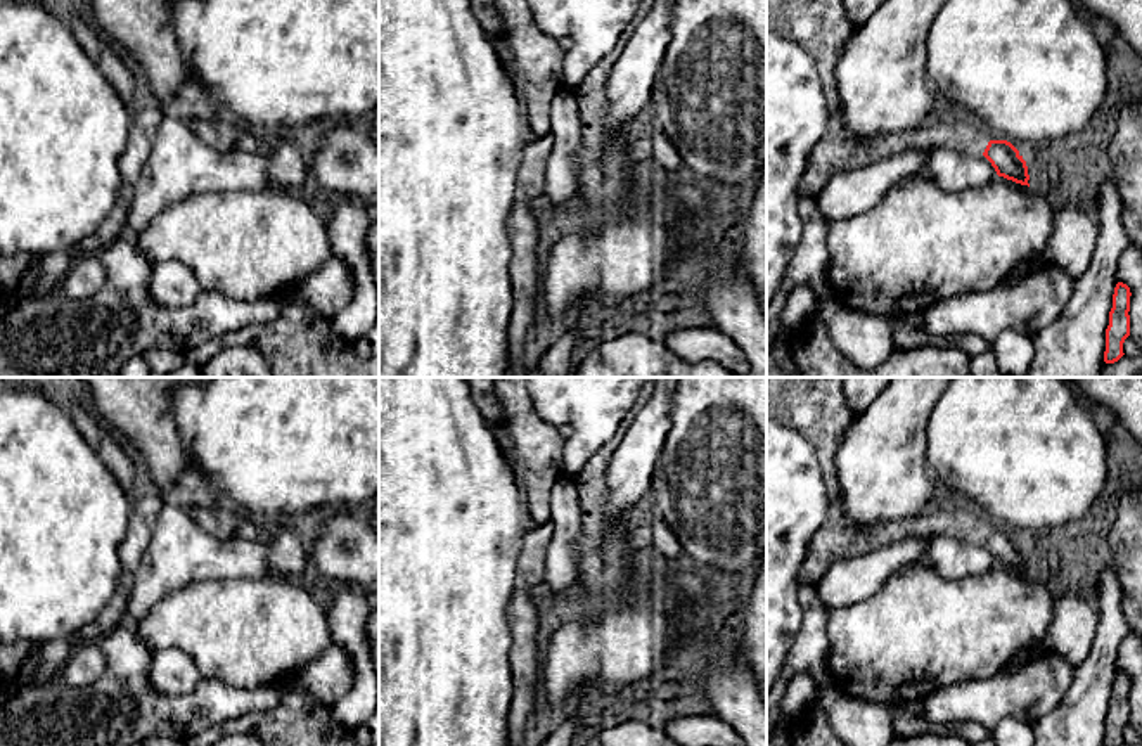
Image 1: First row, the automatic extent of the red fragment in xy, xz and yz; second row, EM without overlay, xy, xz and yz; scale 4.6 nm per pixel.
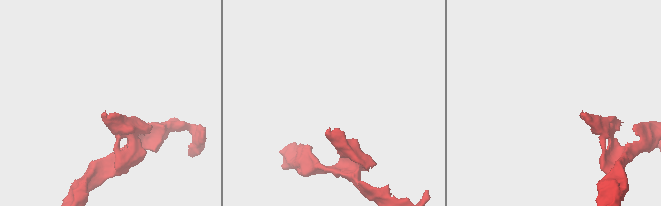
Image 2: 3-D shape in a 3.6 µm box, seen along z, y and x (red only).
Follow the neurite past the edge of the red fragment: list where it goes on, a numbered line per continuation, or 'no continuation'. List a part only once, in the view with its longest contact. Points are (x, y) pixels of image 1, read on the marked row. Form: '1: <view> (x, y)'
1: yz (821, 26)

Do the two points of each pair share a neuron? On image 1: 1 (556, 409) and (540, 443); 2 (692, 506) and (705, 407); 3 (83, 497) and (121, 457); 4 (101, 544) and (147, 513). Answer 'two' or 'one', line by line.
1: two
2: one
3: two
4: two

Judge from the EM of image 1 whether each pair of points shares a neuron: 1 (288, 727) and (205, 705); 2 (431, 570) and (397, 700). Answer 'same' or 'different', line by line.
1: different
2: same

